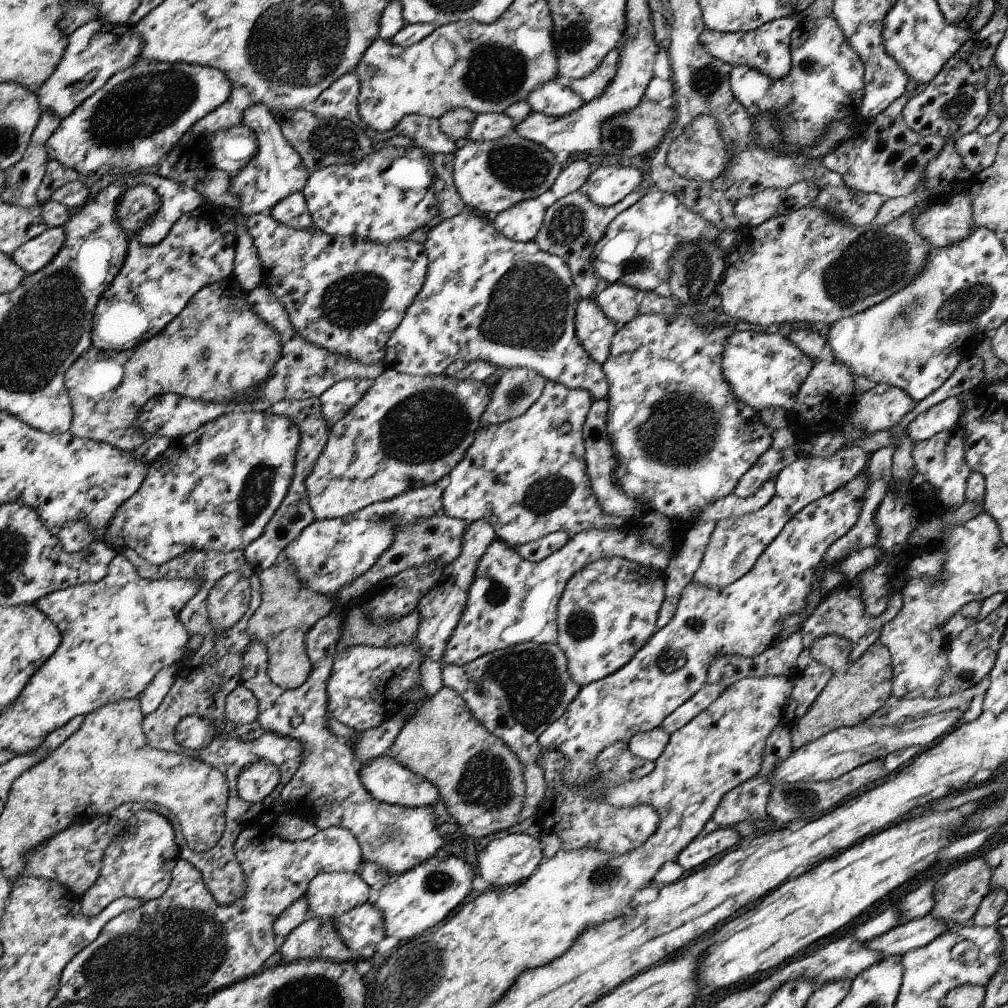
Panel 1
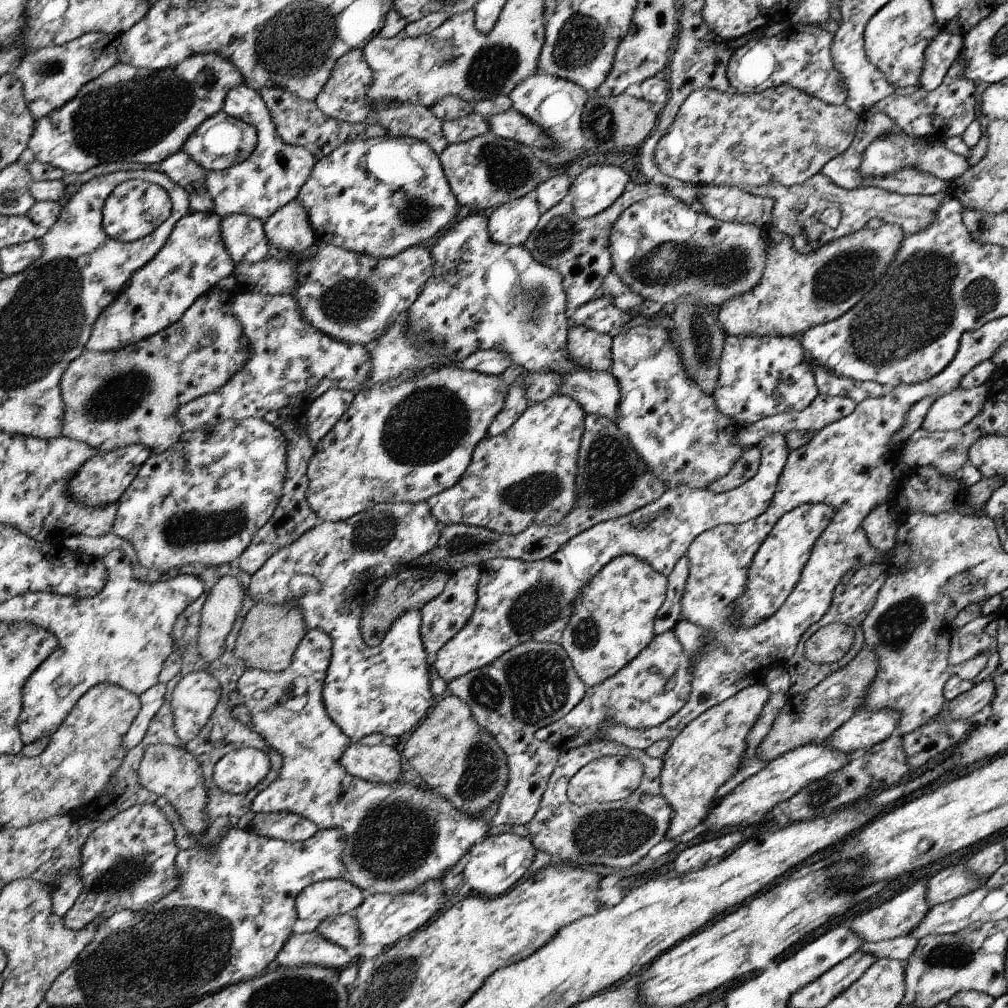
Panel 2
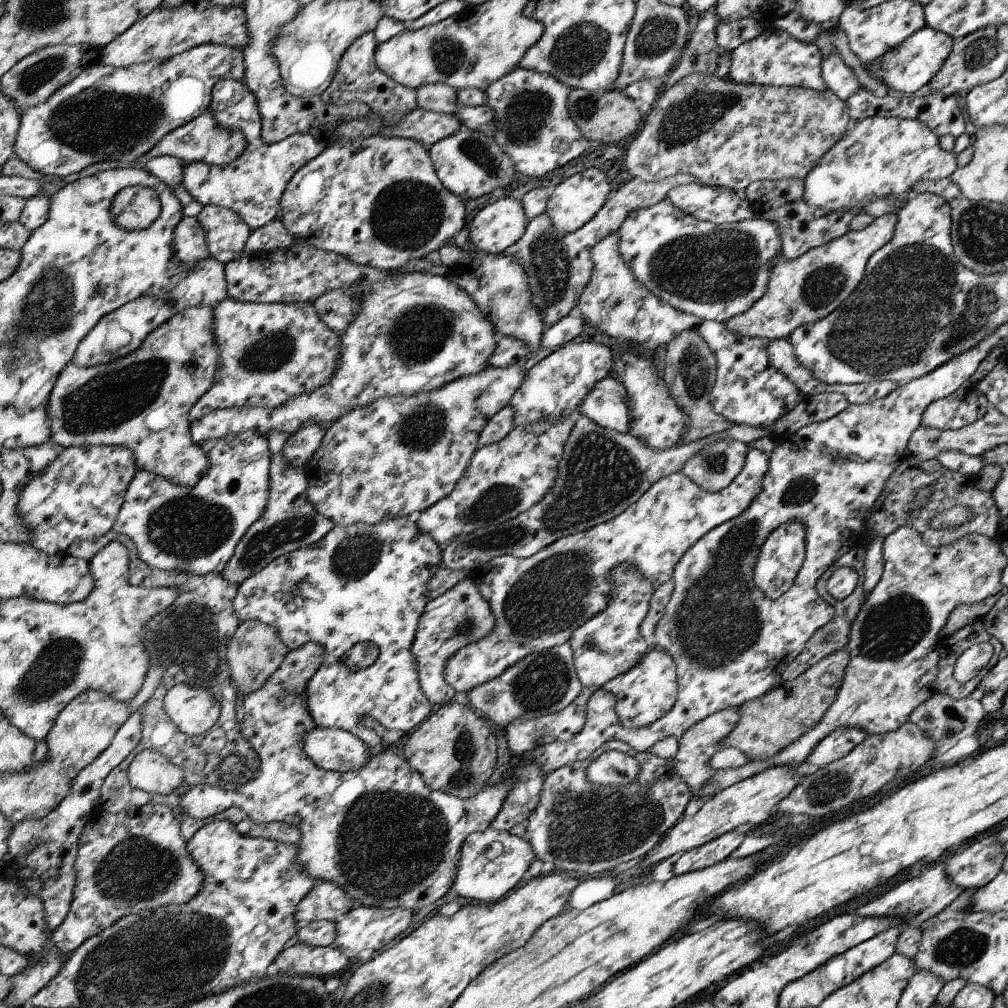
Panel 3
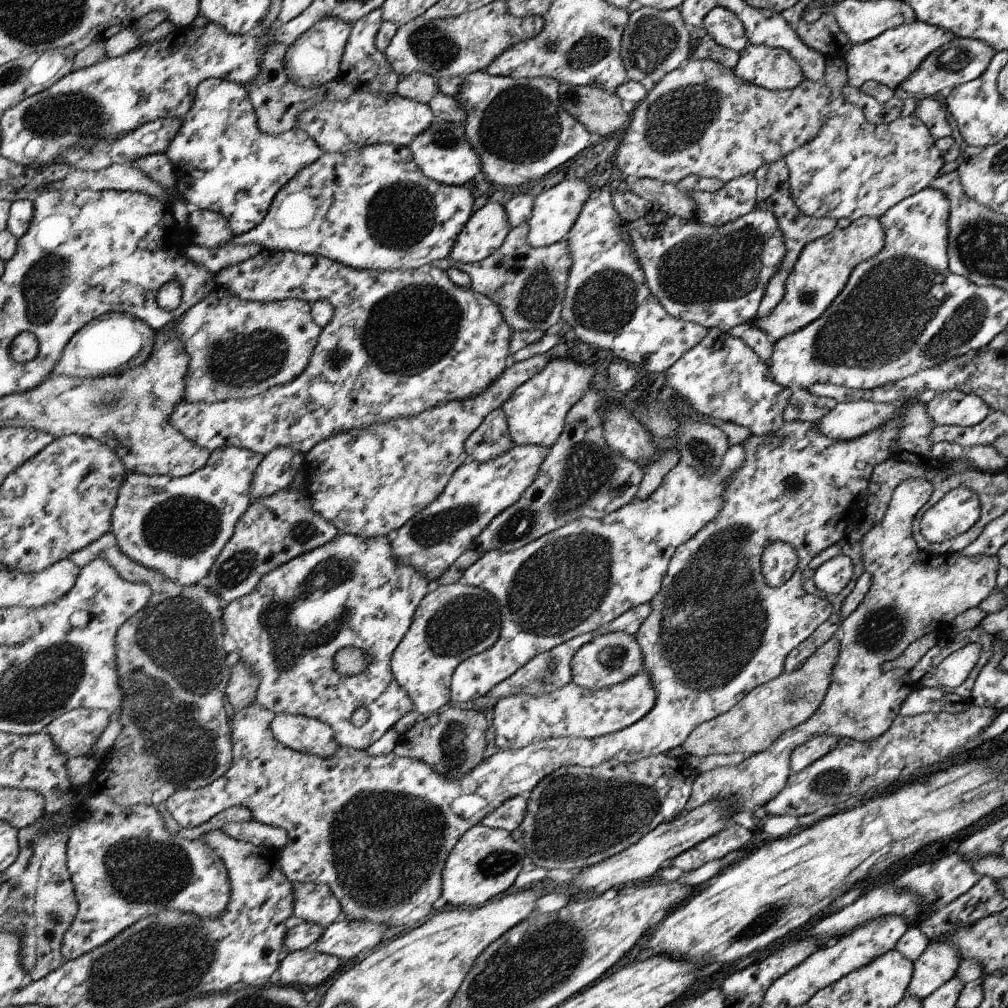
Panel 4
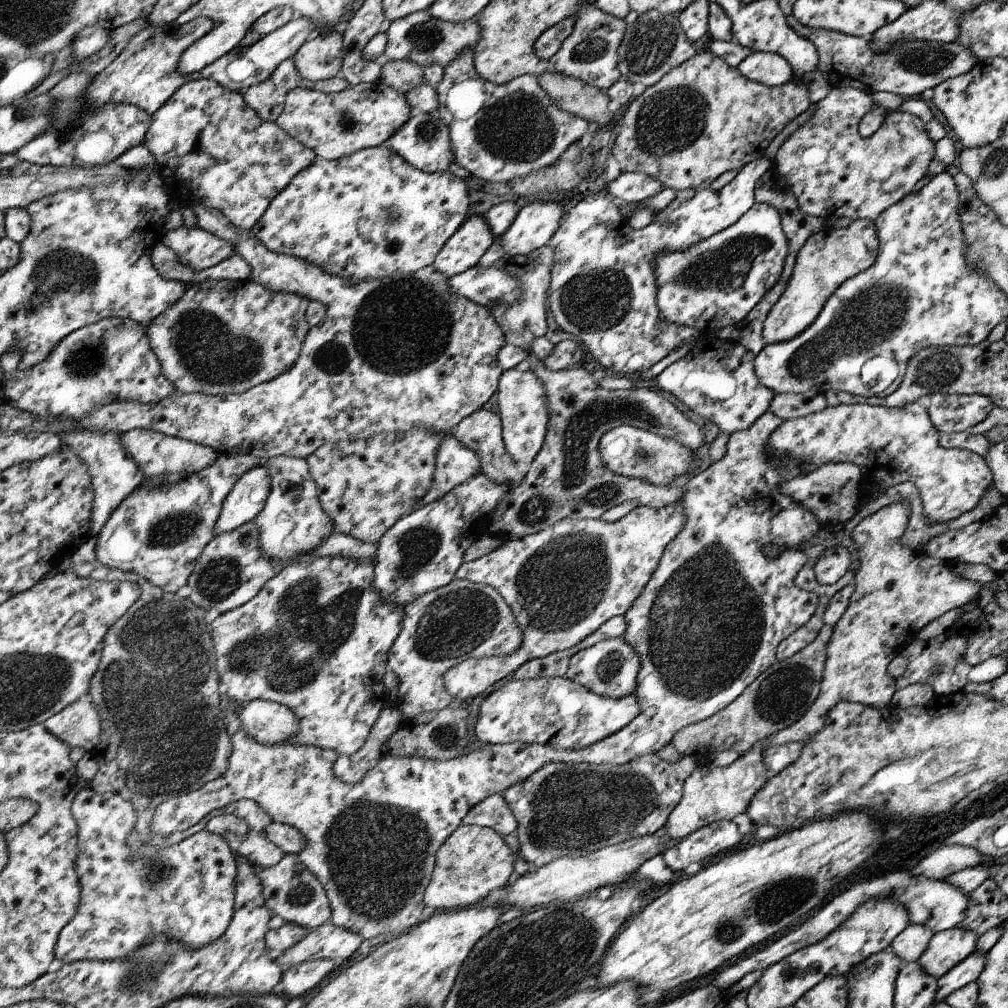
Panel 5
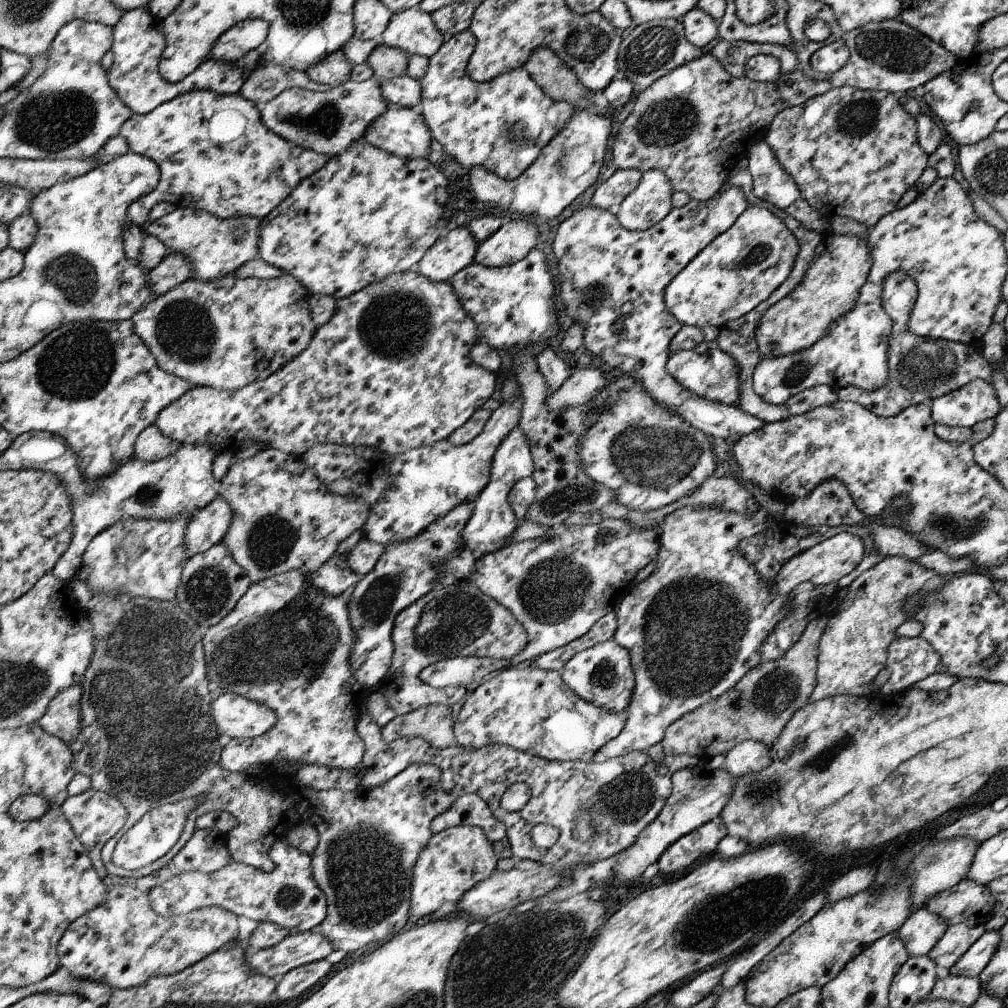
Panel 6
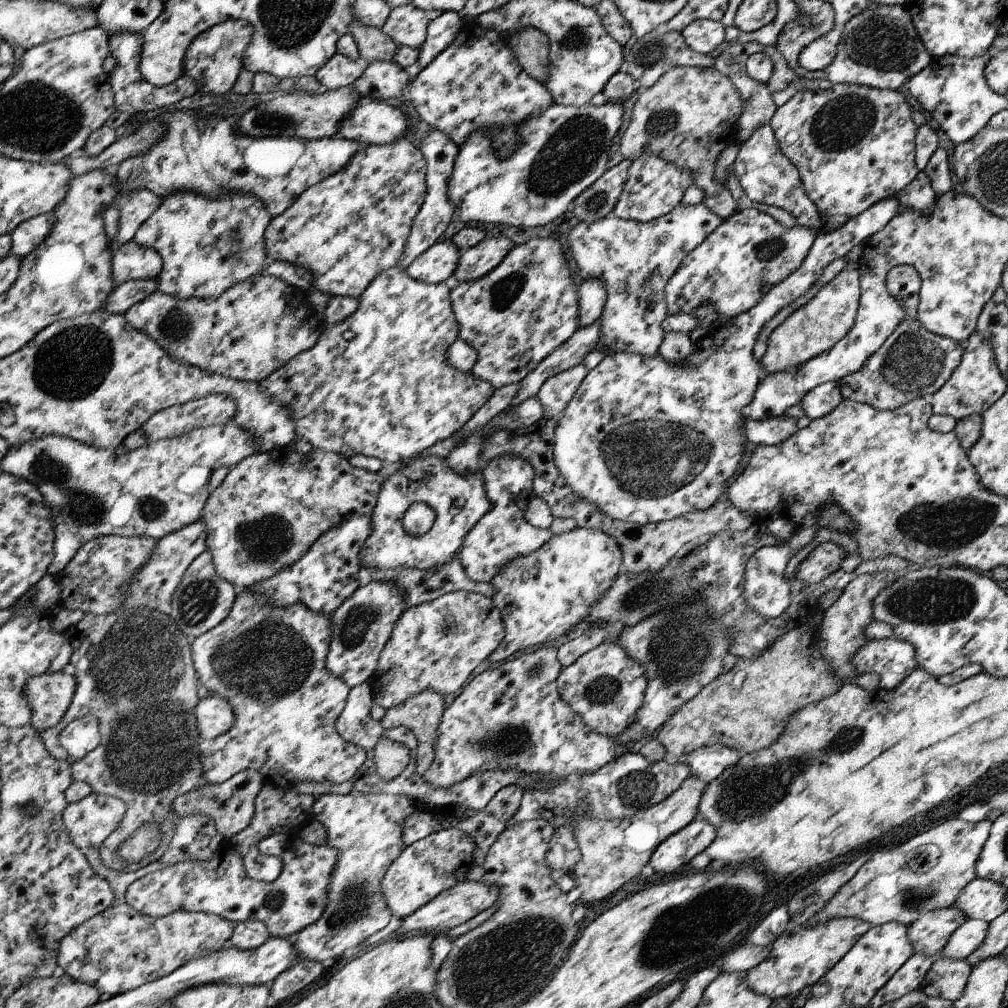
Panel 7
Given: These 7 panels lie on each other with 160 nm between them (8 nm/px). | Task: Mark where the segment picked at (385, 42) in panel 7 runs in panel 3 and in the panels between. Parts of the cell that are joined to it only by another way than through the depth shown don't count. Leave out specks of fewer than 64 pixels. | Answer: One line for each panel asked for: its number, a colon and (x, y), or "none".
3: (438, 97)
4: (423, 88)
5: (403, 76)
6: (386, 62)

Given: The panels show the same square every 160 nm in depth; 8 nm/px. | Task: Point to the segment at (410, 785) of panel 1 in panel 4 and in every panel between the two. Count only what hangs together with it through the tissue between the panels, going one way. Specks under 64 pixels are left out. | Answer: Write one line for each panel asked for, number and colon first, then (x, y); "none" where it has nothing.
2: (380, 764)
3: (332, 749)
4: (310, 736)

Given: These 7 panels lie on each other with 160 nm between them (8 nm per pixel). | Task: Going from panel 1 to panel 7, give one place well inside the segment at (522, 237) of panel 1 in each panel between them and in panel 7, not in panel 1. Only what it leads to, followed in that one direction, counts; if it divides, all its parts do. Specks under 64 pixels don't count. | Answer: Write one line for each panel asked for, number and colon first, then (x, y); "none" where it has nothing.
2: (512, 223)
3: (494, 228)
4: (486, 231)
5: (463, 251)
6: (450, 254)
7: (437, 264)

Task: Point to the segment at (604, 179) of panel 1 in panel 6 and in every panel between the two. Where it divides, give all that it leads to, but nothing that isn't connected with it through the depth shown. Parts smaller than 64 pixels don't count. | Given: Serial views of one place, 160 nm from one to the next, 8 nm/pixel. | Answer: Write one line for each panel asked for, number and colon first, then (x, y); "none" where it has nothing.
2: (595, 189)
3: (573, 203)
4: (555, 212)
5: (538, 221)
6: (513, 242)

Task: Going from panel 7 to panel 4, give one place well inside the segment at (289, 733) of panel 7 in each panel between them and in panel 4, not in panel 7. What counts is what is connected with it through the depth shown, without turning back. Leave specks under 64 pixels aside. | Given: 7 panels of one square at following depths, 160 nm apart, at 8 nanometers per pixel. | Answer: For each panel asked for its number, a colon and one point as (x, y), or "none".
4: (351, 592)
5: (316, 638)
6: (286, 644)

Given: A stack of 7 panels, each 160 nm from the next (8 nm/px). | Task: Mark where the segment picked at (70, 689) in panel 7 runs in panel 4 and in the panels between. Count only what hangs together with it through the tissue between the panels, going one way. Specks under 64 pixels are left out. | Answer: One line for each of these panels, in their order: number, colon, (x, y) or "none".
4: (75, 733)
5: (80, 726)
6: (64, 719)

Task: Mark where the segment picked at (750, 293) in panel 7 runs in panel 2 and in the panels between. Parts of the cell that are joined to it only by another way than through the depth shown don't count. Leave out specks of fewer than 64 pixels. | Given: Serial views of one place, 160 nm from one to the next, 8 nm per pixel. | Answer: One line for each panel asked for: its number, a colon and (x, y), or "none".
2: (666, 251)
3: (713, 272)
4: (715, 276)
5: (715, 283)
6: (742, 267)

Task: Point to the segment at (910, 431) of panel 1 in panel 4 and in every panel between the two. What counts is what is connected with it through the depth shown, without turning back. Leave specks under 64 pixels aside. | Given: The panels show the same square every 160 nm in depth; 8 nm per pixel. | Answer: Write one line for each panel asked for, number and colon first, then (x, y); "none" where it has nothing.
2: (954, 410)
3: (966, 405)
4: (958, 408)

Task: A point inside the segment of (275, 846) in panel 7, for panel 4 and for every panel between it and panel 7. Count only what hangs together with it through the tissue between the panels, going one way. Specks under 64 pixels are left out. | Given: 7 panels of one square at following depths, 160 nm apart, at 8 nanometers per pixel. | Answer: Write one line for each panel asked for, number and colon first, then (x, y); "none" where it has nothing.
4: (314, 902)
5: (291, 891)
6: (289, 896)

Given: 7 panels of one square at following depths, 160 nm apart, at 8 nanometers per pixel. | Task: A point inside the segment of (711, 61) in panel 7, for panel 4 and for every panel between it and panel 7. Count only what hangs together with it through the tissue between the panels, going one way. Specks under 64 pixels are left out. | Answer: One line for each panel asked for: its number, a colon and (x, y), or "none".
4: (655, 42)
5: (654, 44)
6: (650, 51)

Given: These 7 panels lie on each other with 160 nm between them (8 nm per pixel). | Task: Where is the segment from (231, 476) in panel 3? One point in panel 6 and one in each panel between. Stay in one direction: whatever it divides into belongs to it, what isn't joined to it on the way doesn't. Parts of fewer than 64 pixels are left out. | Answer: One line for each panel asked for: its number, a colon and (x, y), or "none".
4: (179, 526)
5: (161, 533)
6: (144, 557)

